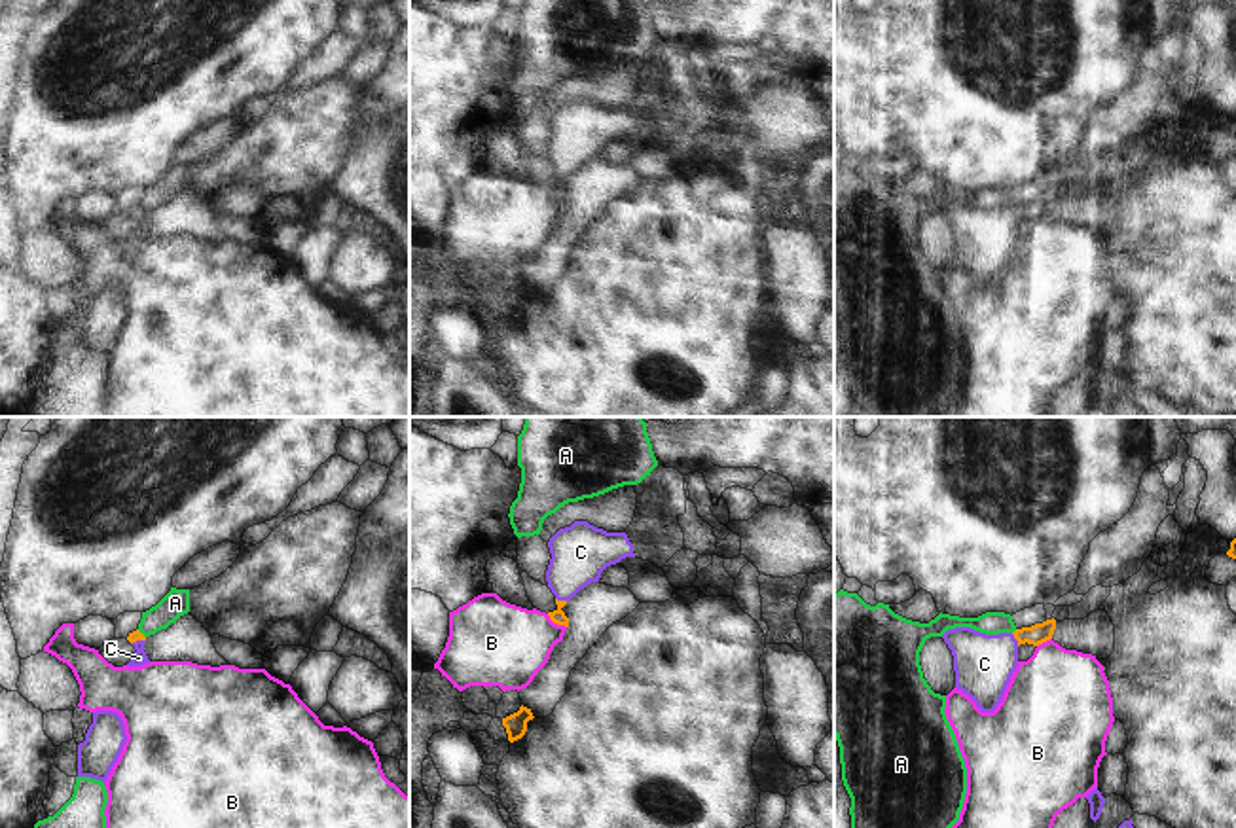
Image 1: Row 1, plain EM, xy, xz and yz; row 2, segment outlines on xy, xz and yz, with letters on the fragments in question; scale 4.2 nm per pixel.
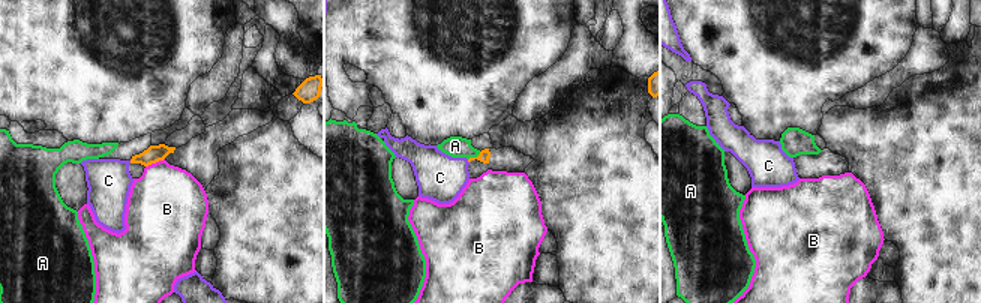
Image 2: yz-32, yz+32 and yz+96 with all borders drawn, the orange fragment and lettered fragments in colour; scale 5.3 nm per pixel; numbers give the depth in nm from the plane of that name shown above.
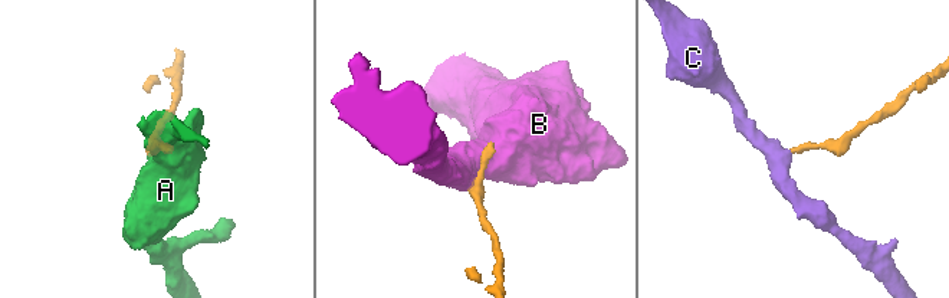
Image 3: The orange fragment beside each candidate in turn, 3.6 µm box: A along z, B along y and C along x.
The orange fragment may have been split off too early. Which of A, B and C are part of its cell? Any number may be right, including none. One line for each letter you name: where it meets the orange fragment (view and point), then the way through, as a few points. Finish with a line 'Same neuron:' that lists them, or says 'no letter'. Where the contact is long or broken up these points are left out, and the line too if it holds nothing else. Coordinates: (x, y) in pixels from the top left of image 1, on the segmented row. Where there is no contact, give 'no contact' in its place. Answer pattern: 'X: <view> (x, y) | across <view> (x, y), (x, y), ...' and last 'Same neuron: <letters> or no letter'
C: yz (1015, 637) | across yz (1037, 633), (1015, 637), (984, 664)
Same neuron: C

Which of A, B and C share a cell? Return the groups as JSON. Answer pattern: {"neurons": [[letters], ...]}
{"neurons": [["A"], ["B"], ["C"]]}

